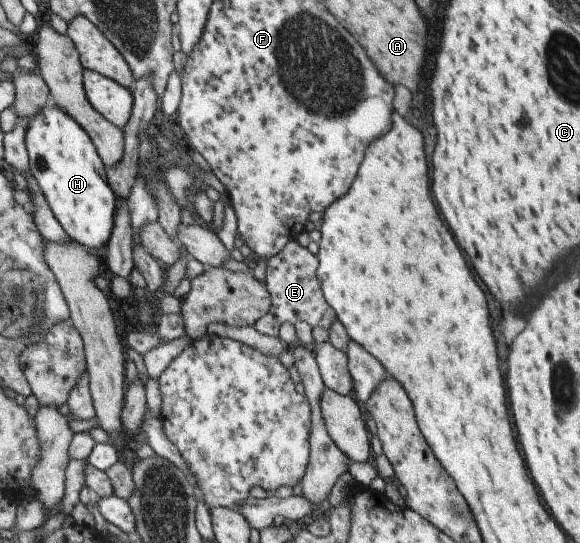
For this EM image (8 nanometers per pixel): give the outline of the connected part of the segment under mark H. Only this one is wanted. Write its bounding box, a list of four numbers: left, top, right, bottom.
[24,104,115,251]

